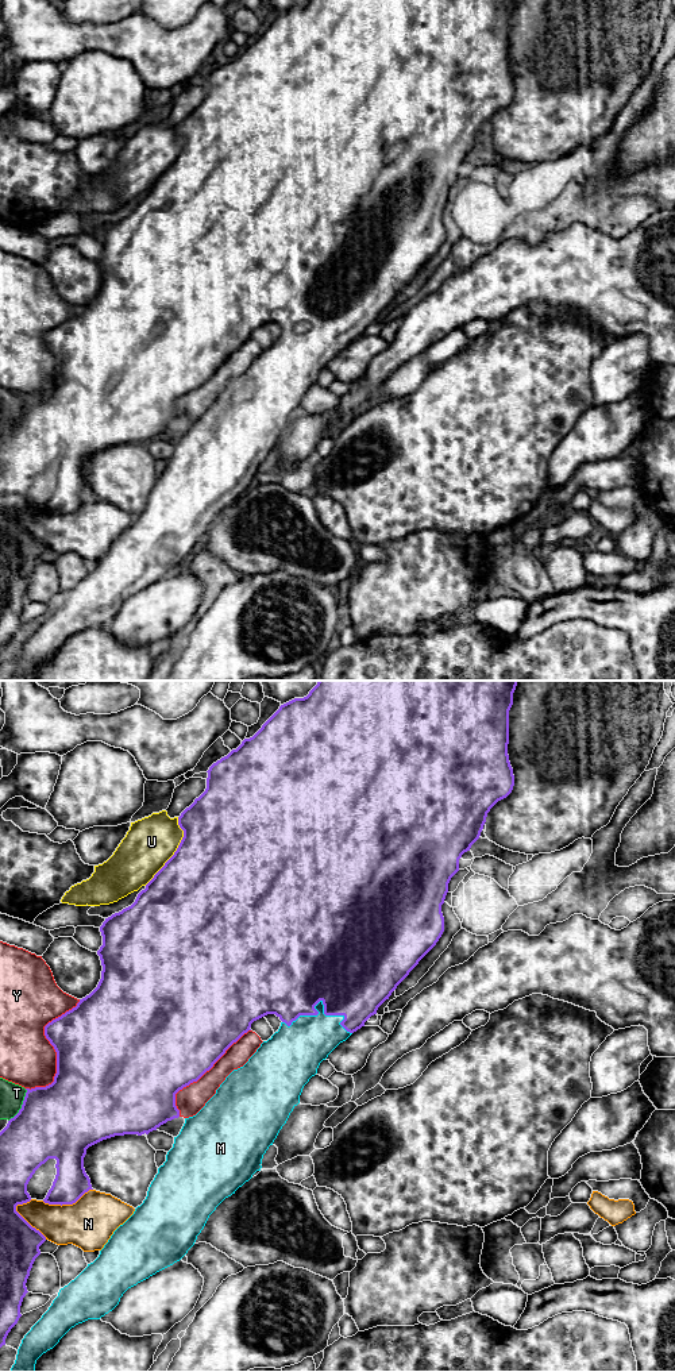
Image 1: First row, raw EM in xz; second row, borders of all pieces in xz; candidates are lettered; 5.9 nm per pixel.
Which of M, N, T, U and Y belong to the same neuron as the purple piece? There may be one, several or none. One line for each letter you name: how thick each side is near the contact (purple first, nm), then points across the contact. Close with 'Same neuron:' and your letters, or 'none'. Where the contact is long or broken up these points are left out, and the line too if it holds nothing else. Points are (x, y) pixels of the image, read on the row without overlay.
M: 500 nm thick on the purple side, 280 nm on the other
Same neuron: M

